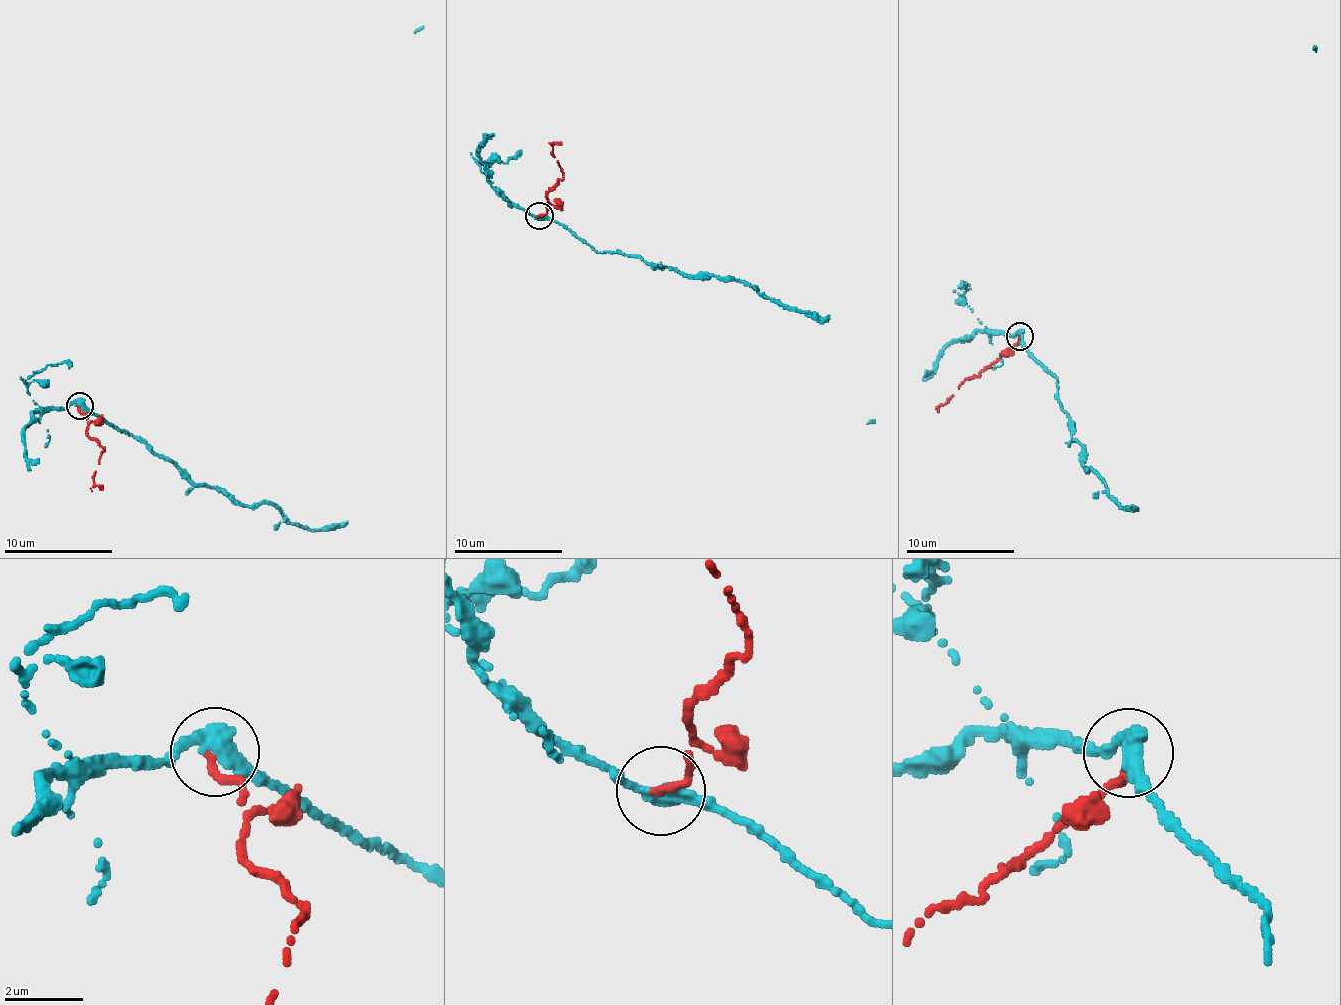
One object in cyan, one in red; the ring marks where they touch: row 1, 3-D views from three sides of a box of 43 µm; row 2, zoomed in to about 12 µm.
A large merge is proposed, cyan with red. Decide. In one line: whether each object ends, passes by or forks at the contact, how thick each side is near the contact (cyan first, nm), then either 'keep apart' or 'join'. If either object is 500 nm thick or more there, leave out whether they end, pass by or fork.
cyan passes by; red ends there; 400 nm thick on the cyan side, 220 nm on the other; keep apart

